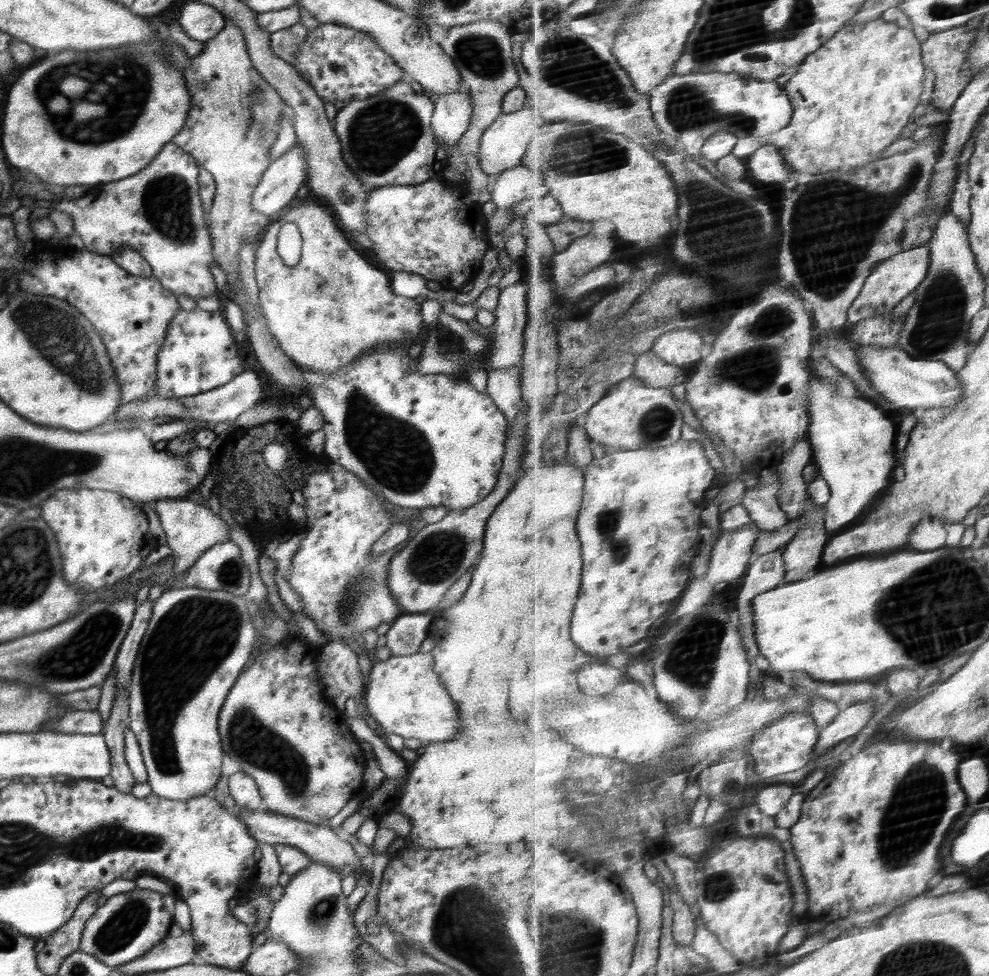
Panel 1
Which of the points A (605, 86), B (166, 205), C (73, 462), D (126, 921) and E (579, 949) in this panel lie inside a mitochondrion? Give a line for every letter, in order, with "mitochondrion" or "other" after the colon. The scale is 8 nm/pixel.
A: mitochondrion
B: mitochondrion
C: mitochondrion
D: mitochondrion
E: mitochondrion

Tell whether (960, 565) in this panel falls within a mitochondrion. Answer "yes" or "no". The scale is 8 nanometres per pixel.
yes

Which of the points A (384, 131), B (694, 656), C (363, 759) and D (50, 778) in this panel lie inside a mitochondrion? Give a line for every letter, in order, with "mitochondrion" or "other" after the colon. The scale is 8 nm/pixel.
A: mitochondrion
B: mitochondrion
C: other
D: other

